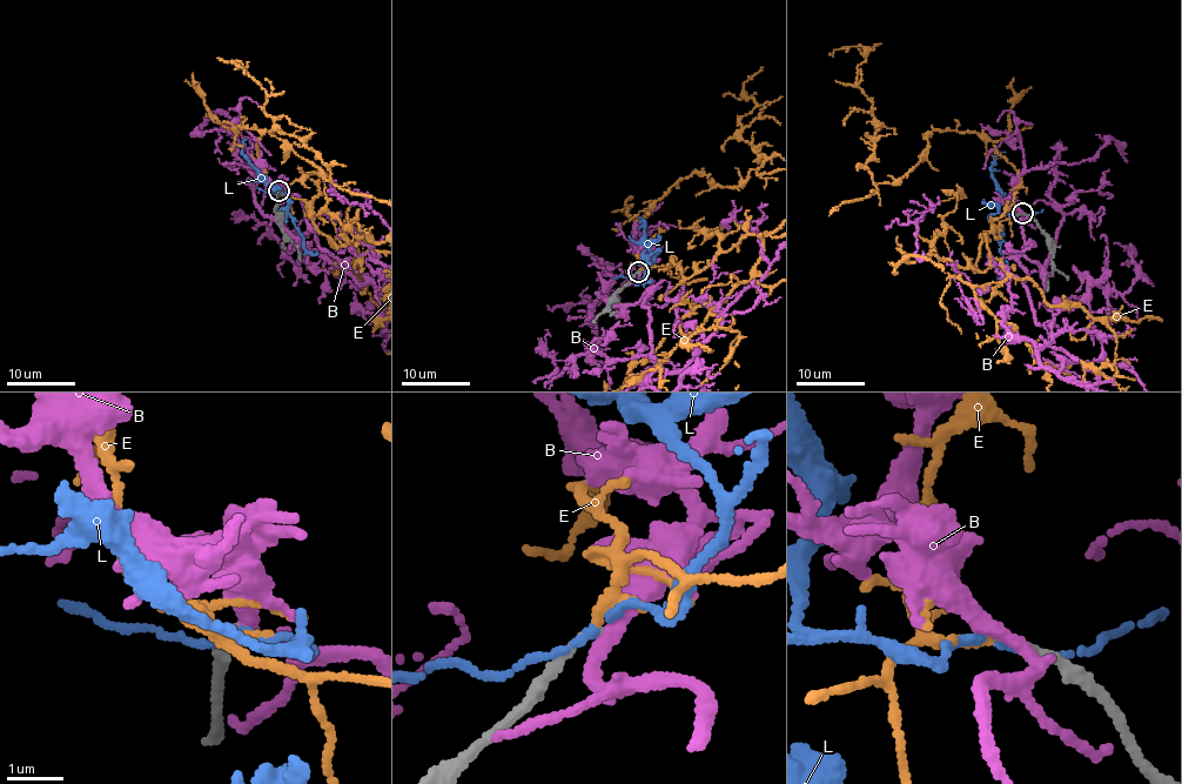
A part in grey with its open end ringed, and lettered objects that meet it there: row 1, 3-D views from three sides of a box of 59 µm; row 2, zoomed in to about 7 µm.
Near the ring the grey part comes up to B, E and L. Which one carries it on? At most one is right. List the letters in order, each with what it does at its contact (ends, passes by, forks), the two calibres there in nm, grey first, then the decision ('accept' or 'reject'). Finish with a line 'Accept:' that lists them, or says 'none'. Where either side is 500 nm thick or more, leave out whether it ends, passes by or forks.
B: it passes by; calibres 130 and 280 nm; reject
E: it passes by; calibres 130 and 110 nm; accept
L: it passes by; calibres 170 and 100 nm; reject
Accept: E

